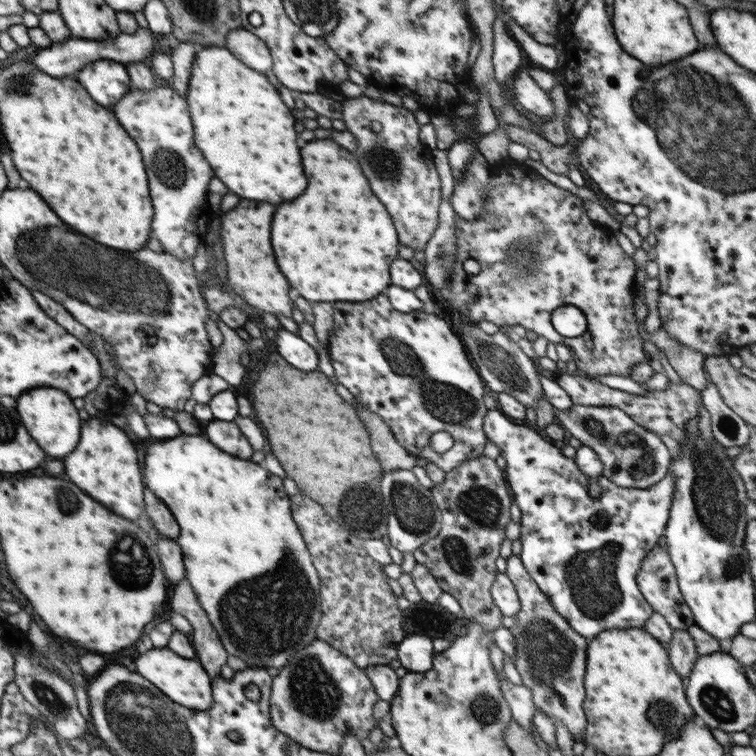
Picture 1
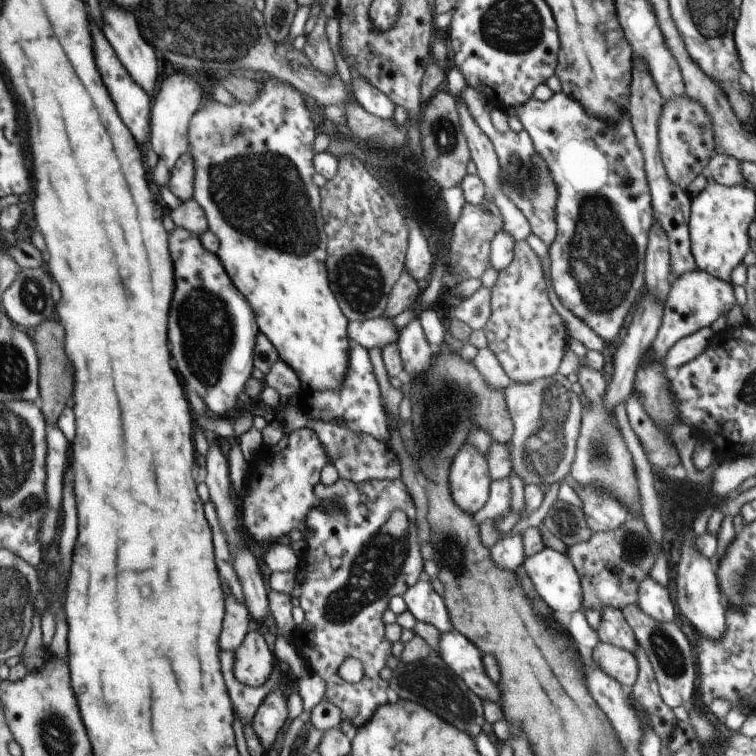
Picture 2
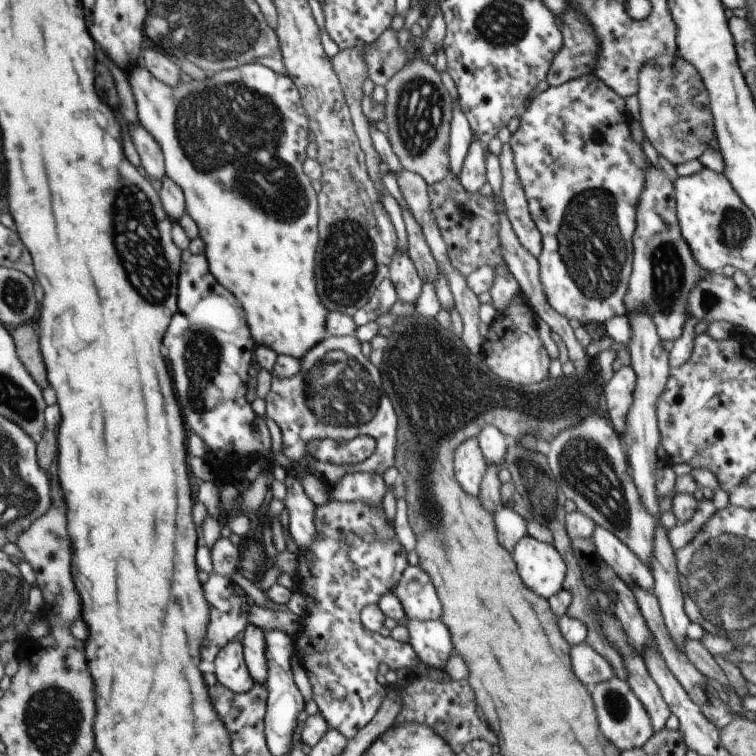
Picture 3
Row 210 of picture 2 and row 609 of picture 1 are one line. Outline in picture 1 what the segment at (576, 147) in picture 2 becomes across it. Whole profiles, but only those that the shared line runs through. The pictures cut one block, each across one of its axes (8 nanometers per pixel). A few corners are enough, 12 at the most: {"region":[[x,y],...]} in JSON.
{"region":[[498,408],[519,557],[584,638],[653,613],[635,574],[674,474],[588,482]]}

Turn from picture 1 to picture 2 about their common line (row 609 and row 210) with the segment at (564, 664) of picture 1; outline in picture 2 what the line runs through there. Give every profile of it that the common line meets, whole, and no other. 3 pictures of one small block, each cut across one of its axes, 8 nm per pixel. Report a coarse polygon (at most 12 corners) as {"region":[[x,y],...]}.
{"region":[[468,87],[460,98],[492,141],[504,194],[549,247],[558,188],[524,129],[498,131],[495,106]]}

